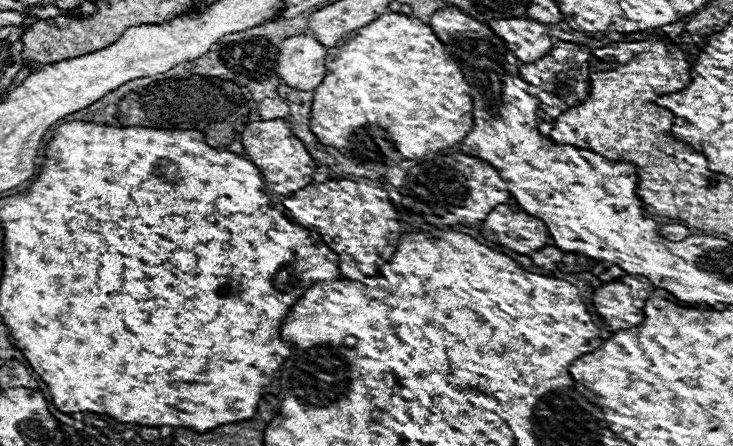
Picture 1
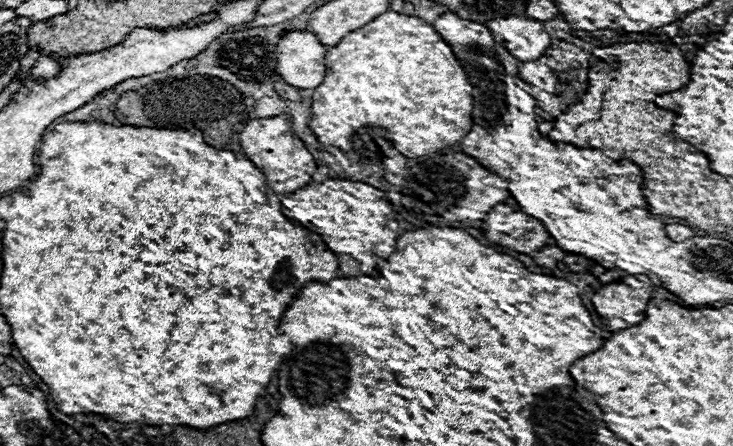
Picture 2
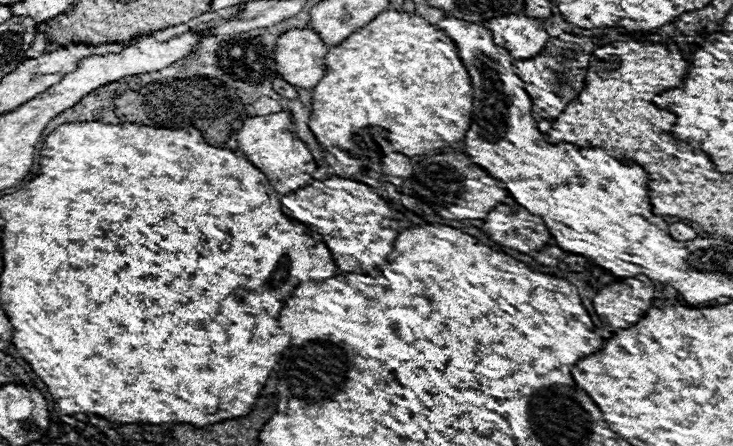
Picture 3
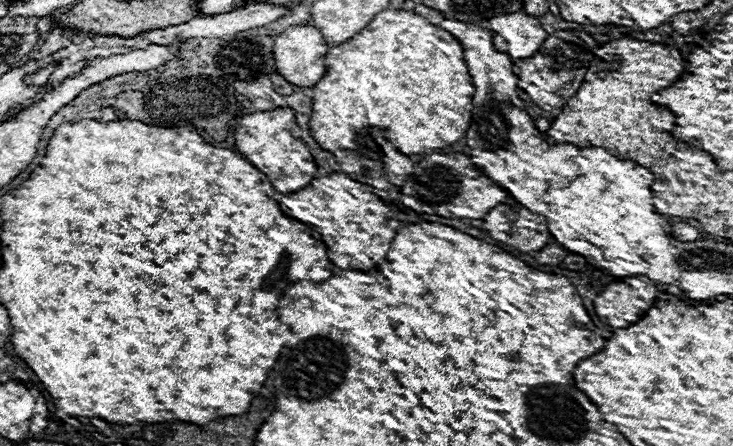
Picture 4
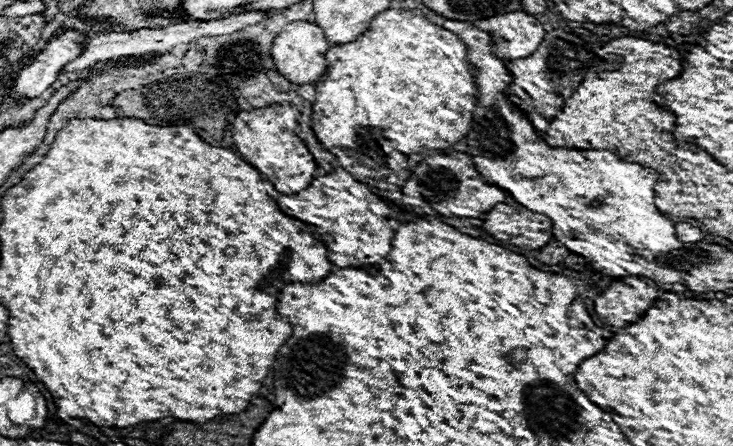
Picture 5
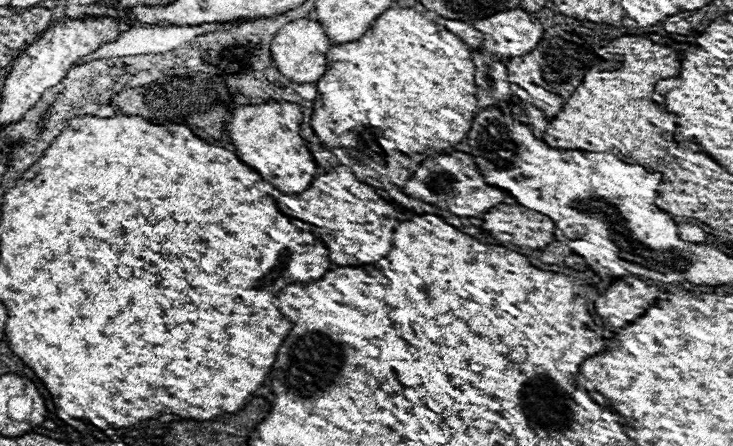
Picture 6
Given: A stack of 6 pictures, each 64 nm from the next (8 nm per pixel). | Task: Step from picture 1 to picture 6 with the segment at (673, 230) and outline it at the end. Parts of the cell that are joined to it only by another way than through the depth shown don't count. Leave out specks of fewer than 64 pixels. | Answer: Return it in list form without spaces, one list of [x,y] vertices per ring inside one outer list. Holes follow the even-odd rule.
[[[678,224],[678,236],[686,242],[704,242],[706,240],[706,232],[698,226],[692,226],[692,224]]]

